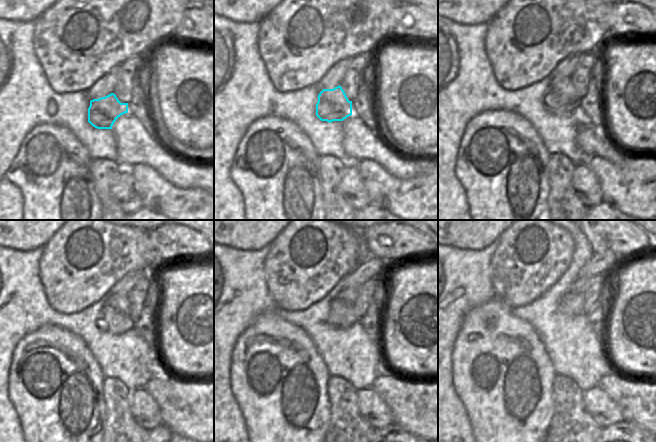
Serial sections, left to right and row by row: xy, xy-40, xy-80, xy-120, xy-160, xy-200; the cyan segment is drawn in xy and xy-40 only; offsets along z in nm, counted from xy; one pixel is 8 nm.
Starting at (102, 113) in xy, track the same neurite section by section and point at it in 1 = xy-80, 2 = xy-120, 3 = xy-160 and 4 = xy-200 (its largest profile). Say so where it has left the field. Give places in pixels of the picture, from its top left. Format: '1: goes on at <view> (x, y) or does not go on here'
1: goes on at xy-80 (561, 98)
2: goes on at xy-120 (115, 319)
3: goes on at xy-160 (341, 315)
4: goes on at xy-200 (572, 301)

